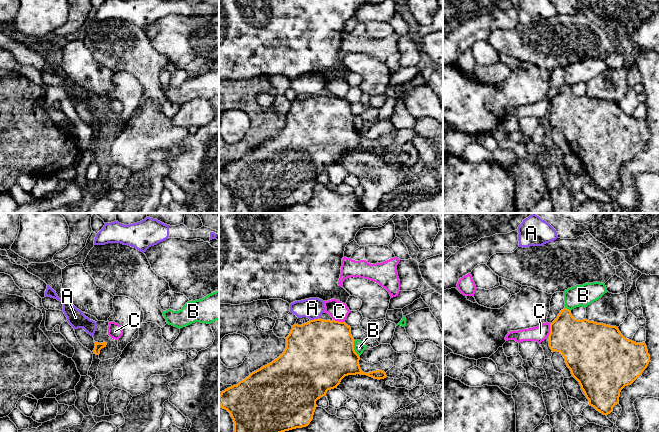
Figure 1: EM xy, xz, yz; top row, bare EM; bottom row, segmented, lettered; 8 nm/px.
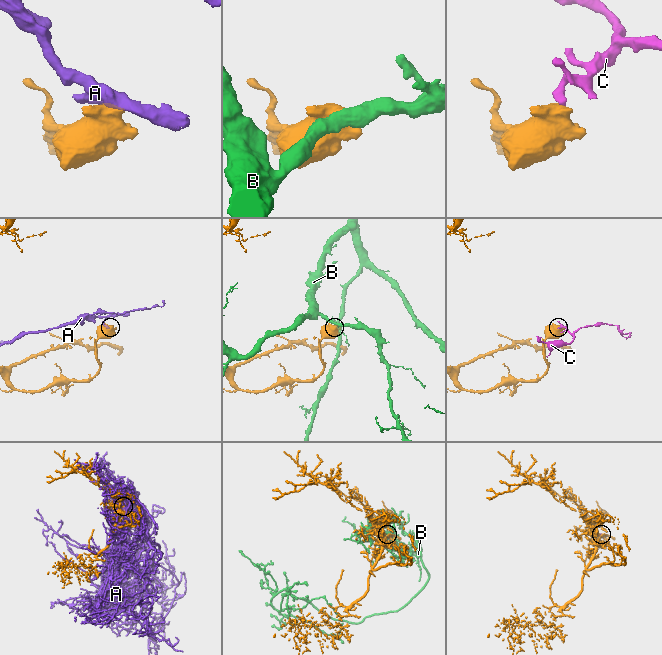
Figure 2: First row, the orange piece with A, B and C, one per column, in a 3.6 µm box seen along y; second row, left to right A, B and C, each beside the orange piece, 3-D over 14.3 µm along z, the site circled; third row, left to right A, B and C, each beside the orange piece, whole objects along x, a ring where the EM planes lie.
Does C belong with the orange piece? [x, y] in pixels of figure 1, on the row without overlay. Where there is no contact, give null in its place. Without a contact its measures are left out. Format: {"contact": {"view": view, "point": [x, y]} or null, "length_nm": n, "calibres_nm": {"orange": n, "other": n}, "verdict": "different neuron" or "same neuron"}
{"contact": {"view": "yz", "point": [550, 105]}, "length_nm": 110, "calibres_nm": {"orange": 340, "other": 120}, "verdict": "different neuron"}

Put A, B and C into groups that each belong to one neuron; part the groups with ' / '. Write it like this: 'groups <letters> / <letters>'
groups A / B / C

